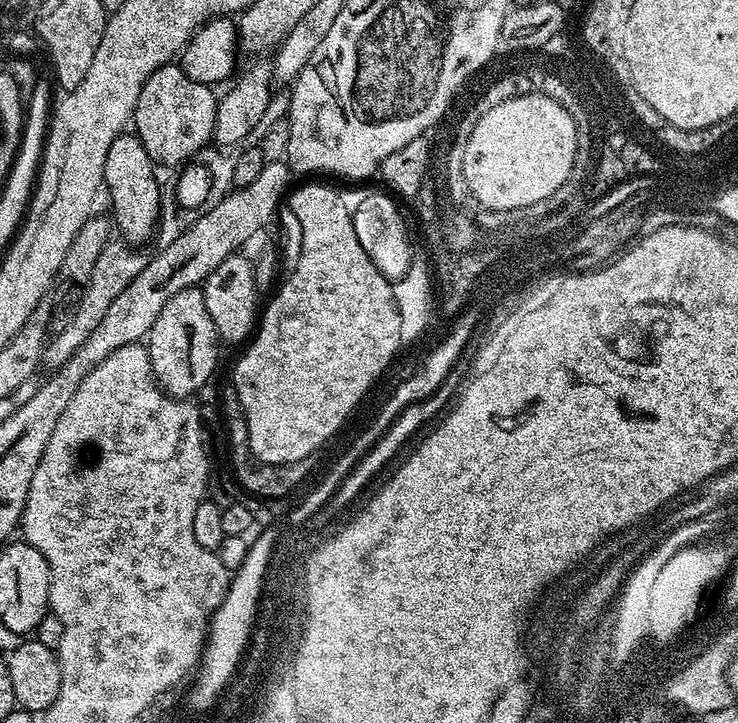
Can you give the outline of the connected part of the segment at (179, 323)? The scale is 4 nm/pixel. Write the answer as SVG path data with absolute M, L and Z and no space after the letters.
M194 287L174 294L174 298L162 306L162 314L158 314L146 337L150 366L157 384L169 396L195 397L195 392L211 378L216 368L216 344L218 337L214 322L210 322L210 310L206 310L203 291Z

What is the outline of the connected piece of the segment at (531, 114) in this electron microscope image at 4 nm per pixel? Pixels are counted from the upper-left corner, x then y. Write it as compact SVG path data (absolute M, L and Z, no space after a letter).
M537 94L512 97L492 110L483 110L471 125L466 136L466 184L472 184L472 192L478 193L482 206L490 211L512 208L512 204L528 204L528 200L540 200L540 196L548 196L548 192L552 192L552 188L556 188L568 173L573 142L575 123L554 98Z

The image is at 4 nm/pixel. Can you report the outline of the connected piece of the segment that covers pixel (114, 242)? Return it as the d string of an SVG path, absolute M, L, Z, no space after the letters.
M120 238L109 239L108 244L102 246L102 254L98 254L98 258L94 262L94 270L90 273L90 282L85 286L84 293L79 300L75 301L74 307L71 309L72 317L61 326L57 336L55 333L45 343L42 357L45 369L47 367L48 370L61 368L74 354L74 350L78 350L78 346L82 346L82 342L86 342L86 338L90 338L90 334L94 334L94 326L98 326L98 322L102 322L106 309L114 303L114 298L118 298L118 294L122 294L122 290L126 290L126 286L130 286L130 282L134 282L134 278L138 278L138 274L142 274L142 270L148 265L150 256L144 251L143 247L133 246Z

